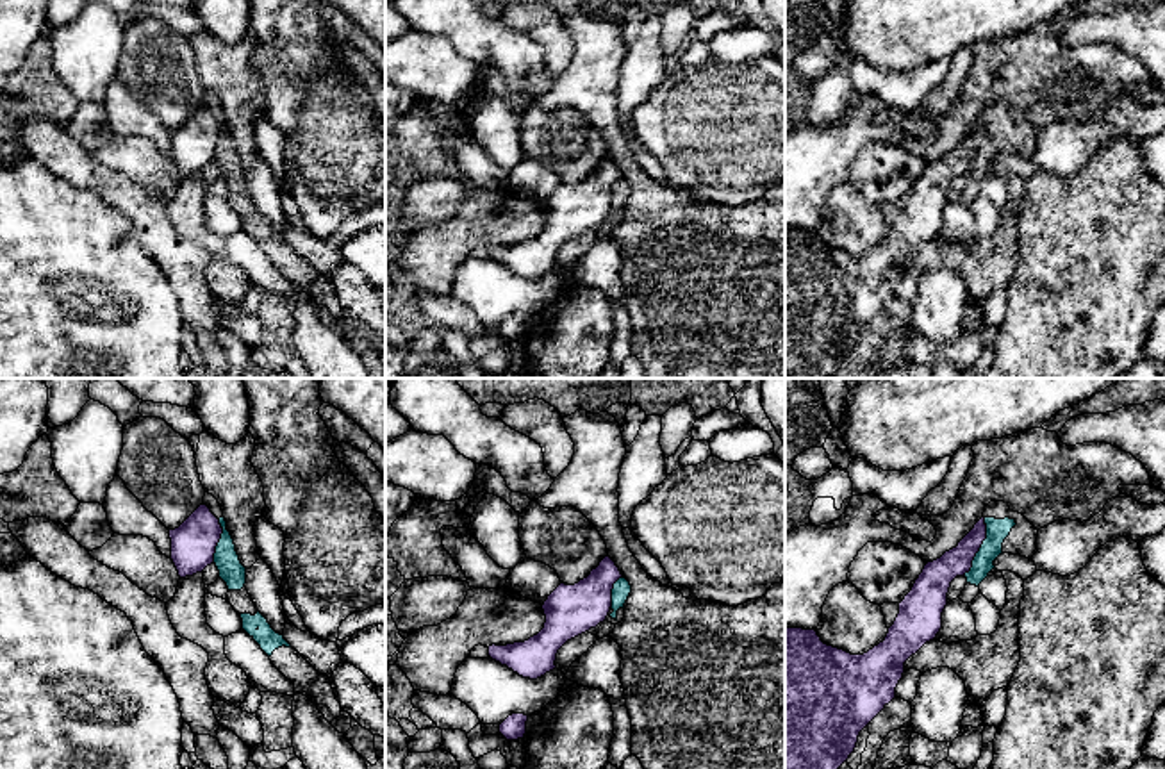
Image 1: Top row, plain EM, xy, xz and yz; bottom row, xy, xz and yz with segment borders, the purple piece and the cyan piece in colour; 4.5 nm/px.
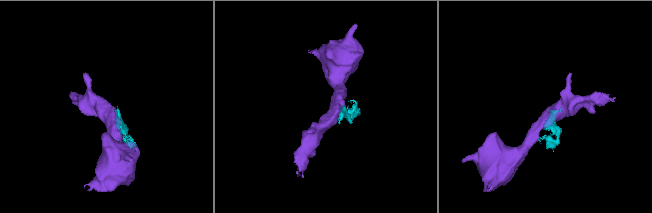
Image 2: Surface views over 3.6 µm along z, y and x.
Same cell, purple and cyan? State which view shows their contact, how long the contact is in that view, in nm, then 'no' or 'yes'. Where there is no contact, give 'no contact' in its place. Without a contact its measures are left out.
contact in yz; length 280 nm; no

